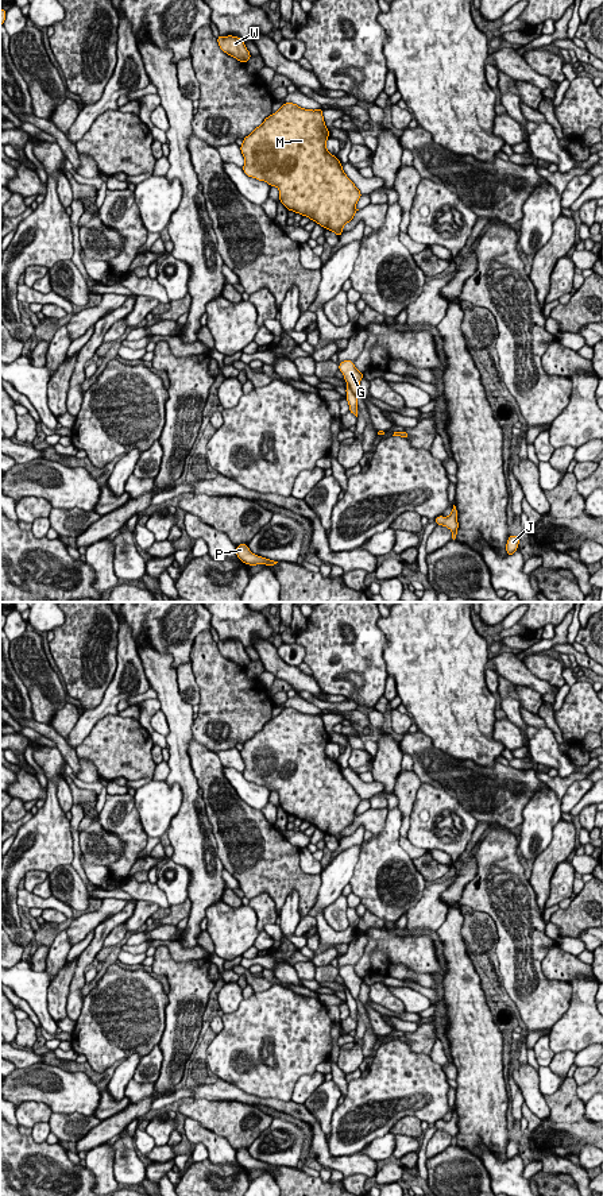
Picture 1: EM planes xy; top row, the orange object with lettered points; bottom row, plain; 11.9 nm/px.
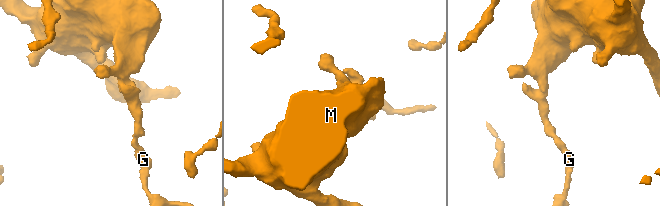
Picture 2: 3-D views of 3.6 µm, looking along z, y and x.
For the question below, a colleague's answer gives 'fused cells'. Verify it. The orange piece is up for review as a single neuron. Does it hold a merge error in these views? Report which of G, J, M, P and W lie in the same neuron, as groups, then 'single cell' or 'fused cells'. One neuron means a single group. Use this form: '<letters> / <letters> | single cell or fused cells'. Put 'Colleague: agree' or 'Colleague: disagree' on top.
Colleague: agree
G M P W / J | fused cells

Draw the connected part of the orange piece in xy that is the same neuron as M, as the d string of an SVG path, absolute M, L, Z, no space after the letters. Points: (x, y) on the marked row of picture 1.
M285 103L279 111L270 115L240 146L244 157L243 171L252 178L279 189L279 201L289 209L308 216L337 236L359 211L356 202L360 190L347 177L337 157L326 150L329 131L325 126L322 108L304 109L293 103Z

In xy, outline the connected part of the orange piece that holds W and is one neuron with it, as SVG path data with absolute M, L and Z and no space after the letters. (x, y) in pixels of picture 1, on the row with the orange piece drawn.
M219 35L217 38L220 49L227 53L228 55L236 58L237 61L246 63L250 58L251 54L247 50L244 42L239 36L221 36Z

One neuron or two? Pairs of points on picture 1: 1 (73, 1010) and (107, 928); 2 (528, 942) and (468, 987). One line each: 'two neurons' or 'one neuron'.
1: one neuron
2: two neurons

